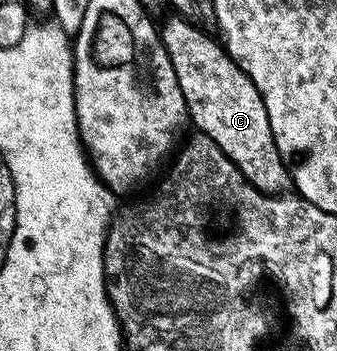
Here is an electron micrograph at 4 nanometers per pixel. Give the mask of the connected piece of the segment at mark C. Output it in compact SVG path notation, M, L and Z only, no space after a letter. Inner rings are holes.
M171 17L167 24L162 24L161 34L193 127L195 123L194 130L208 135L258 191L267 195L290 192L291 169L281 157L277 141L273 141L265 101L261 101L257 85L229 58L227 48L214 34L207 35L211 33L194 27L188 19Z

